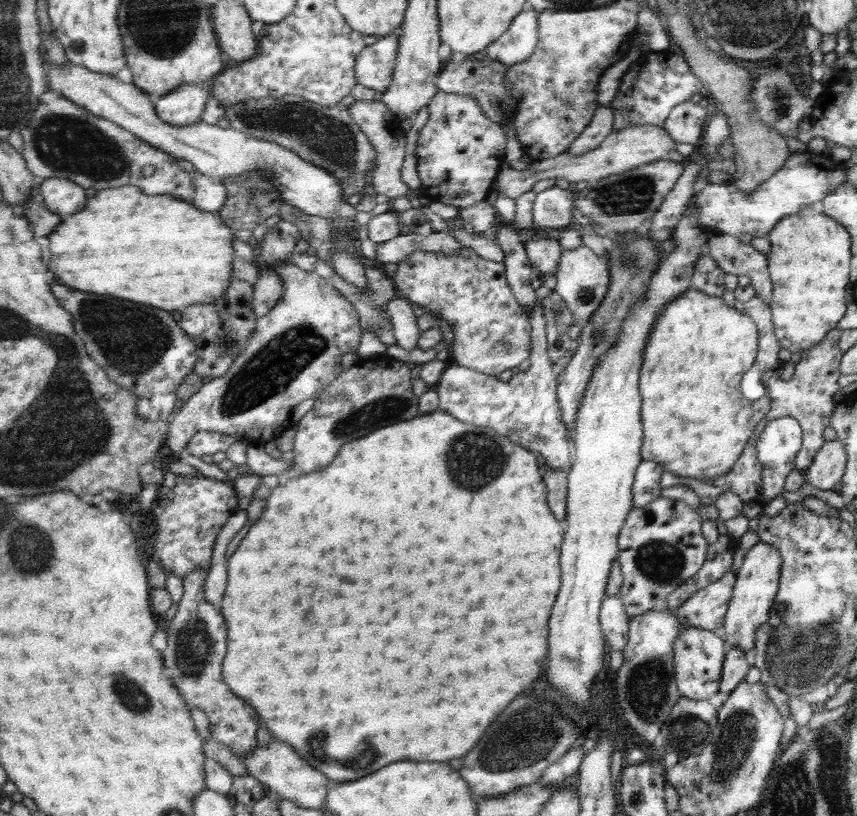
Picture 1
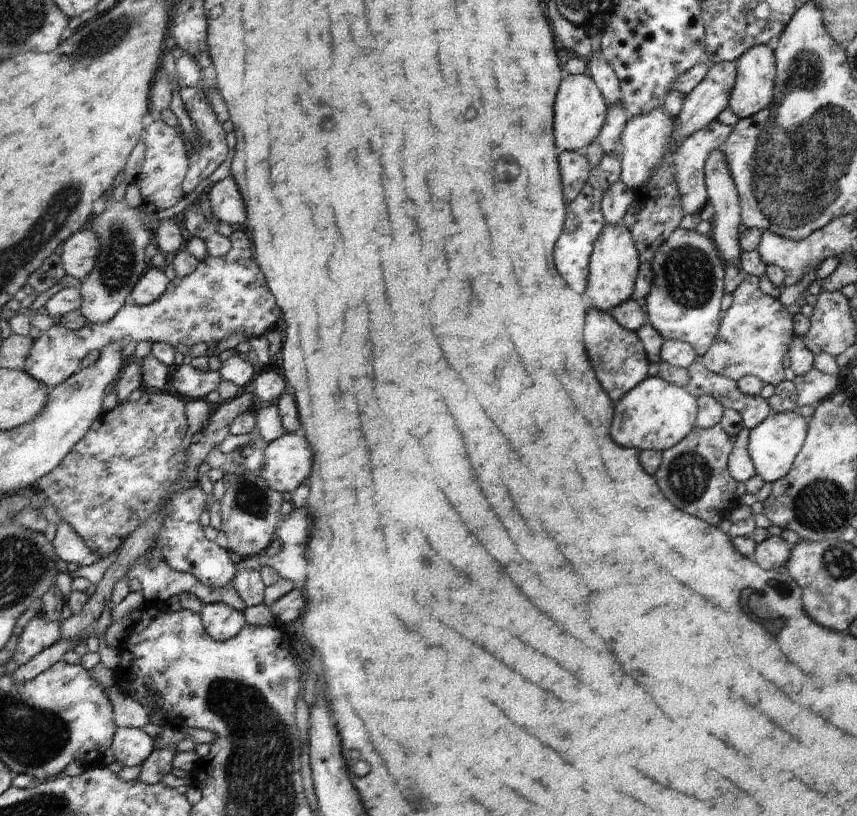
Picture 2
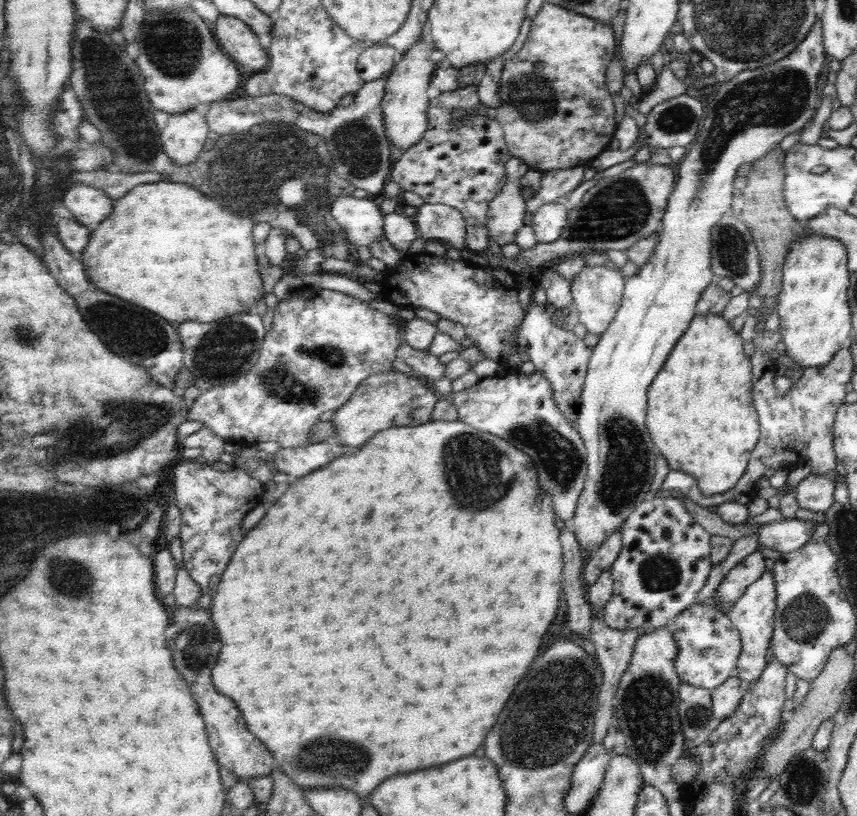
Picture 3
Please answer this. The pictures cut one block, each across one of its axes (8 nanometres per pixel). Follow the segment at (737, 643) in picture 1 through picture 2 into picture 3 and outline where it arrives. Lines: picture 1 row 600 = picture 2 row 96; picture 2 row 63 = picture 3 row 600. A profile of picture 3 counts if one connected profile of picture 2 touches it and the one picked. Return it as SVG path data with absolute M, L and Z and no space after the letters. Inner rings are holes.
M763 572L759 580L755 580L755 584L751 584L745 590L745 594L739 600L735 600L733 606L729 606L727 618L735 628L735 632L739 632L741 640L741 654L737 658L737 670L733 678L741 682L743 692L747 692L757 682L763 668L767 666L767 652L771 650L771 636L773 636L773 614L775 614L775 580L773 574L769 572Z

